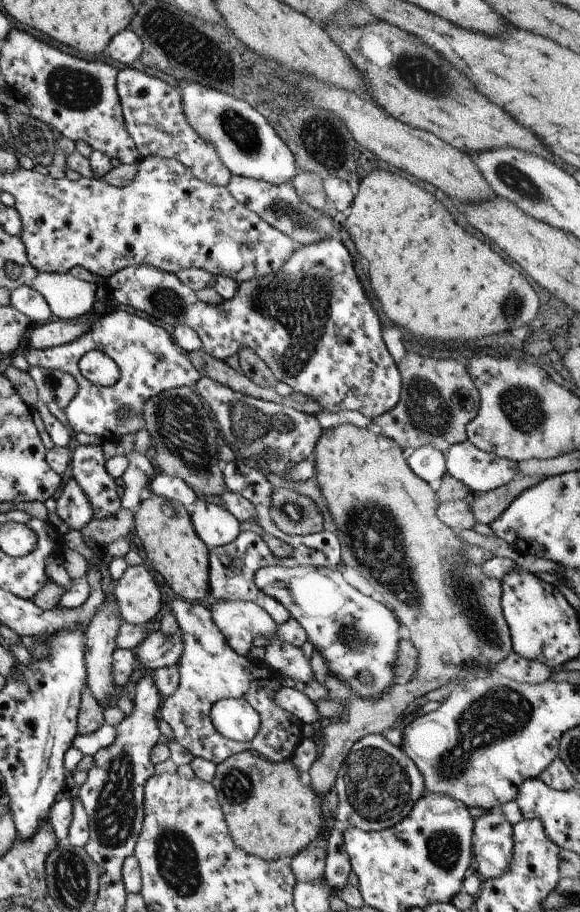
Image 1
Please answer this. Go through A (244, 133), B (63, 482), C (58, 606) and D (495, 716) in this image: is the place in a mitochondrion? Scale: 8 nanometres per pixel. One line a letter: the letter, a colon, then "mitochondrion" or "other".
A: mitochondrion
B: other
C: other
D: mitochondrion

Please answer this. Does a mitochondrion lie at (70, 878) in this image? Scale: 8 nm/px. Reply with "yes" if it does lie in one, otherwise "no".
yes

